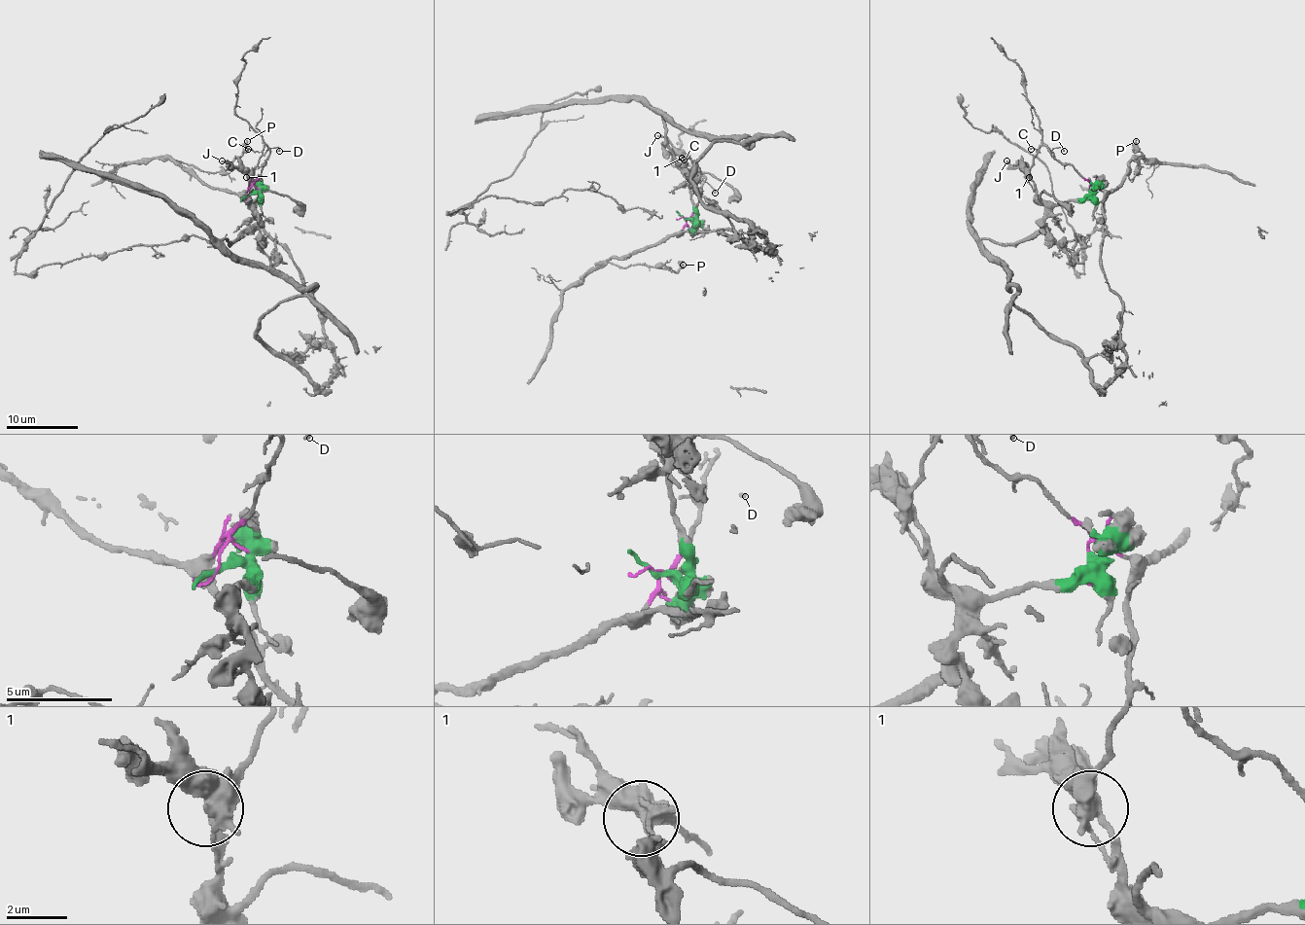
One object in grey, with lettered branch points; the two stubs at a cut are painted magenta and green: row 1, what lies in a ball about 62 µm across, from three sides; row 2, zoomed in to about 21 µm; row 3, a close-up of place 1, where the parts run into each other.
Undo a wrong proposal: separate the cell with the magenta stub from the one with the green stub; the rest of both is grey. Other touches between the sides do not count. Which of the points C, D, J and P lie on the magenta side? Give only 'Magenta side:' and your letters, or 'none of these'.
Magenta side: C, D, P

